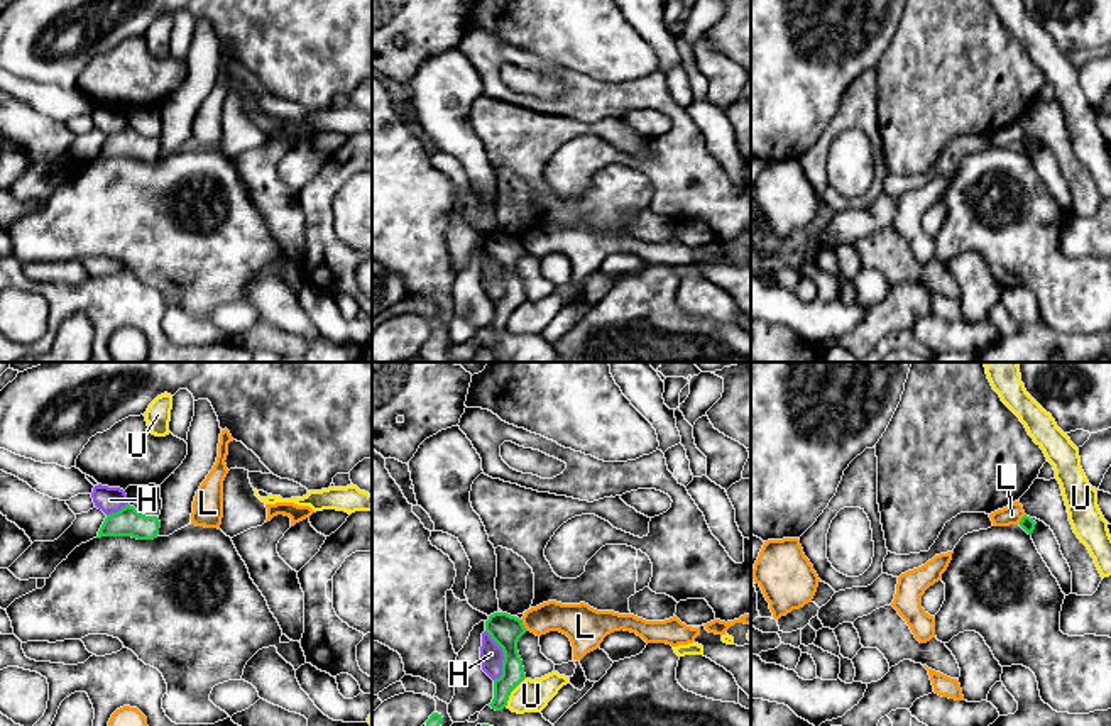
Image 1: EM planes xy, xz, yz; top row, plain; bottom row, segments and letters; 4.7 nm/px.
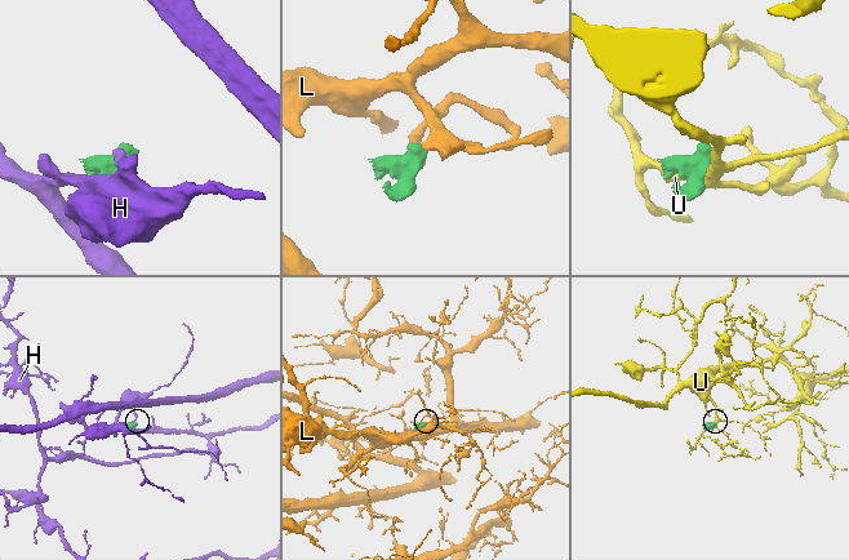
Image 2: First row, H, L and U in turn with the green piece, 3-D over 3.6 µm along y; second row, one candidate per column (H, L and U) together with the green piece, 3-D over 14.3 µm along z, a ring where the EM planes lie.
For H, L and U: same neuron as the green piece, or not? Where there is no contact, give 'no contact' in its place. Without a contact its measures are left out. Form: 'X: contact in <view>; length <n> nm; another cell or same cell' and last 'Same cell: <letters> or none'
H: contact in xz; length 260 nm; another cell
L: contact in xz; length 70 nm; another cell
U: contact in xz; length 170 nm; another cell
Same cell: none

